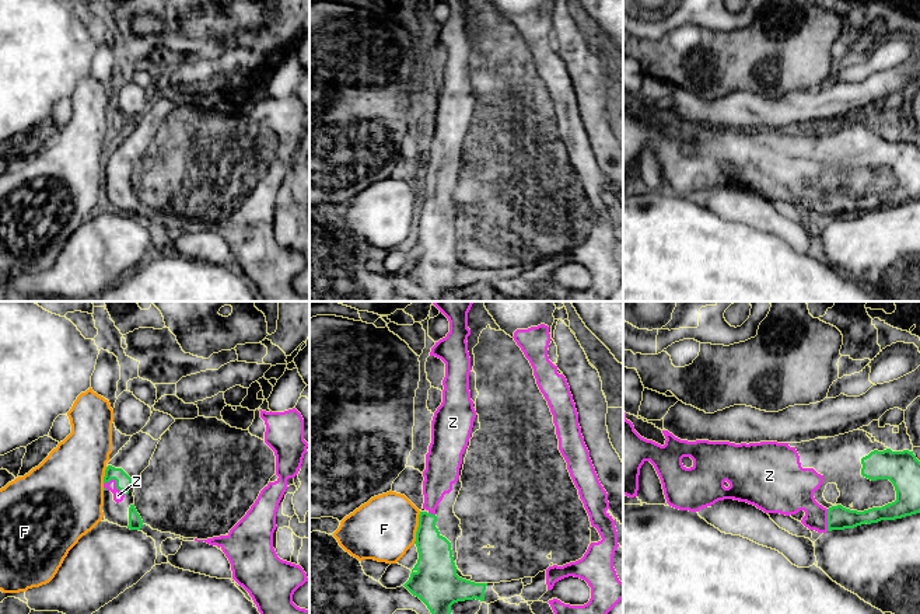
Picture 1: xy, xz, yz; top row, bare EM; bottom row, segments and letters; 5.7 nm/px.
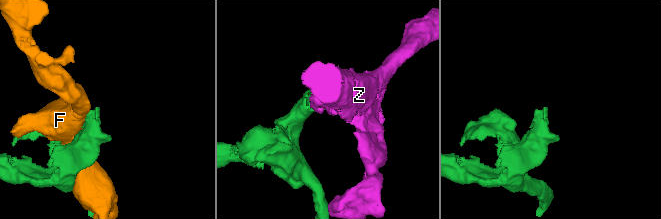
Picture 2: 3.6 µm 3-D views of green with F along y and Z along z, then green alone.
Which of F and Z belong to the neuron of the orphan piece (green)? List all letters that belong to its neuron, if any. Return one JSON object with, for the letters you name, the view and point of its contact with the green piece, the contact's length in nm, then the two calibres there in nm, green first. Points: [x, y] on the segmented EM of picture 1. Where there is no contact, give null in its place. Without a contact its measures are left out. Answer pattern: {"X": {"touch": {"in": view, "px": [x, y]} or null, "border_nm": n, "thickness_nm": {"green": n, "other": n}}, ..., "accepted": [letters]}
{"Z": {"touch": {"in": "xy", "px": [116, 482]}, "border_nm": 140, "thickness_nm": {"green": 90, "other": 60}}, "accepted": ["Z"]}

